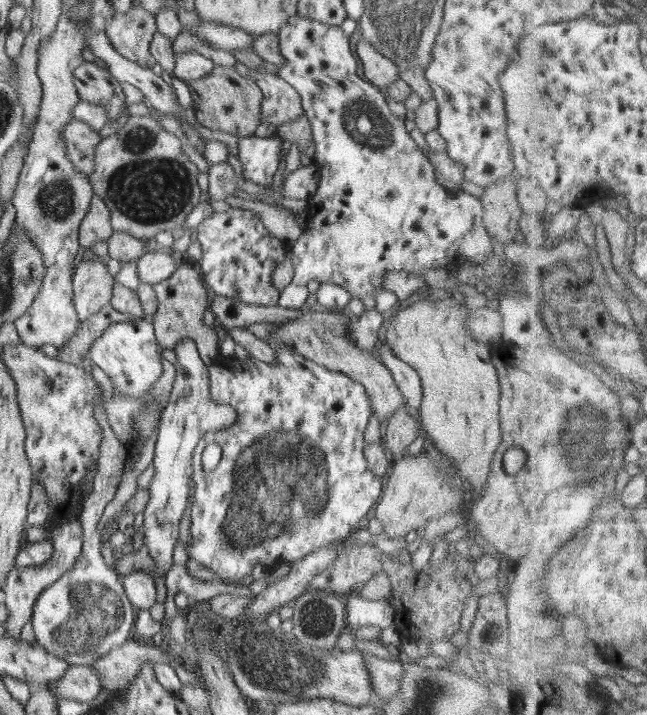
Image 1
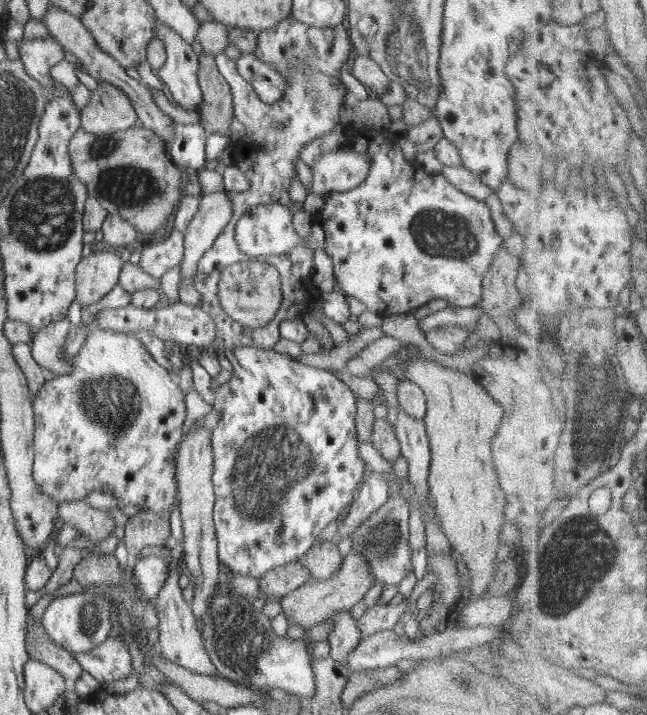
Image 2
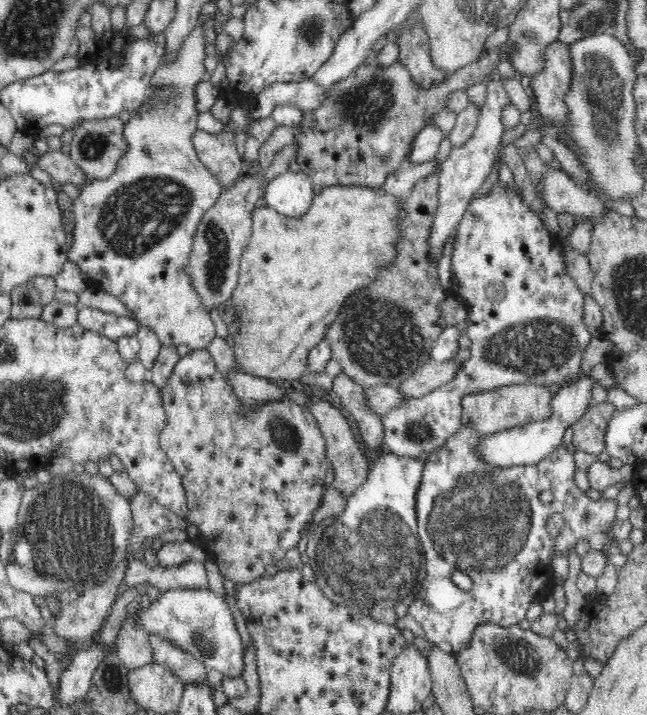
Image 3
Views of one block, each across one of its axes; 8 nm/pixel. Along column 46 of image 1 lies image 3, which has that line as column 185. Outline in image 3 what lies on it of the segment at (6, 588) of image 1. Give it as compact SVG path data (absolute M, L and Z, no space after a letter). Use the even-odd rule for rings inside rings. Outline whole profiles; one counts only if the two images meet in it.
M139 558L127 564L123 580L129 587L149 582L152 587L158 587L160 592L177 588L209 588L206 568L198 561L184 561L180 566L172 568L158 564L151 569Z

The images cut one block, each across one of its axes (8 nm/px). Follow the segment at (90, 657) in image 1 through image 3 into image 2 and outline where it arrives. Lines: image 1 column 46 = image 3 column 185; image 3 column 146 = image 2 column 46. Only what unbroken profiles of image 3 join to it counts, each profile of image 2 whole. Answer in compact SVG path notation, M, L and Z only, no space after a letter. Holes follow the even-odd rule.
M85 588L82 593L55 597L42 616L42 625L54 644L72 654L83 653L104 642L108 636L117 634L117 626L113 622L110 608L110 600L96 594L94 588Z

